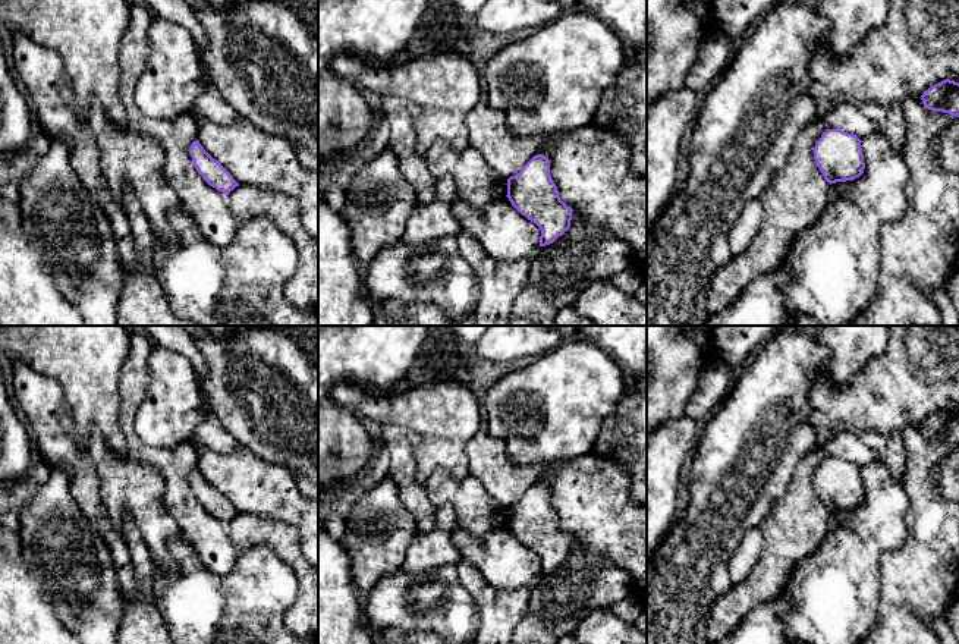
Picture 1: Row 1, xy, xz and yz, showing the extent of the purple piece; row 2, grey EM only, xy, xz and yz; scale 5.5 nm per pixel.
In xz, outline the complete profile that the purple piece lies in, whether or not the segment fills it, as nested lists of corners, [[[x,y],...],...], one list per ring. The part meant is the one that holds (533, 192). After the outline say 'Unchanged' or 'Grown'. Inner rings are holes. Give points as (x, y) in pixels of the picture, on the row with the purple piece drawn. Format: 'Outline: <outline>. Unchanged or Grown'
Outline: [[[534,155],[522,170],[507,179],[507,195],[512,205],[540,230],[540,246],[553,244],[569,227],[572,208],[559,197],[550,175],[550,160]]]. Unchanged

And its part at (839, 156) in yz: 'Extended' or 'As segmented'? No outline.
As segmented

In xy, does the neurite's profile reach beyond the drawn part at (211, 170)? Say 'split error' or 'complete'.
complete

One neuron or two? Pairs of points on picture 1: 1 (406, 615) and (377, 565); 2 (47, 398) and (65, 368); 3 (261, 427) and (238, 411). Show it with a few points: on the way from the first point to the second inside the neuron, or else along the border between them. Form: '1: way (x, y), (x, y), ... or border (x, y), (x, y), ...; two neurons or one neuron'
1: border (401, 569), (386, 574), (368, 593); two neurons
2: border (27, 366), (50, 376), (60, 386), (71, 414); two neurons
3: way (255, 421), (244, 411); one neuron

